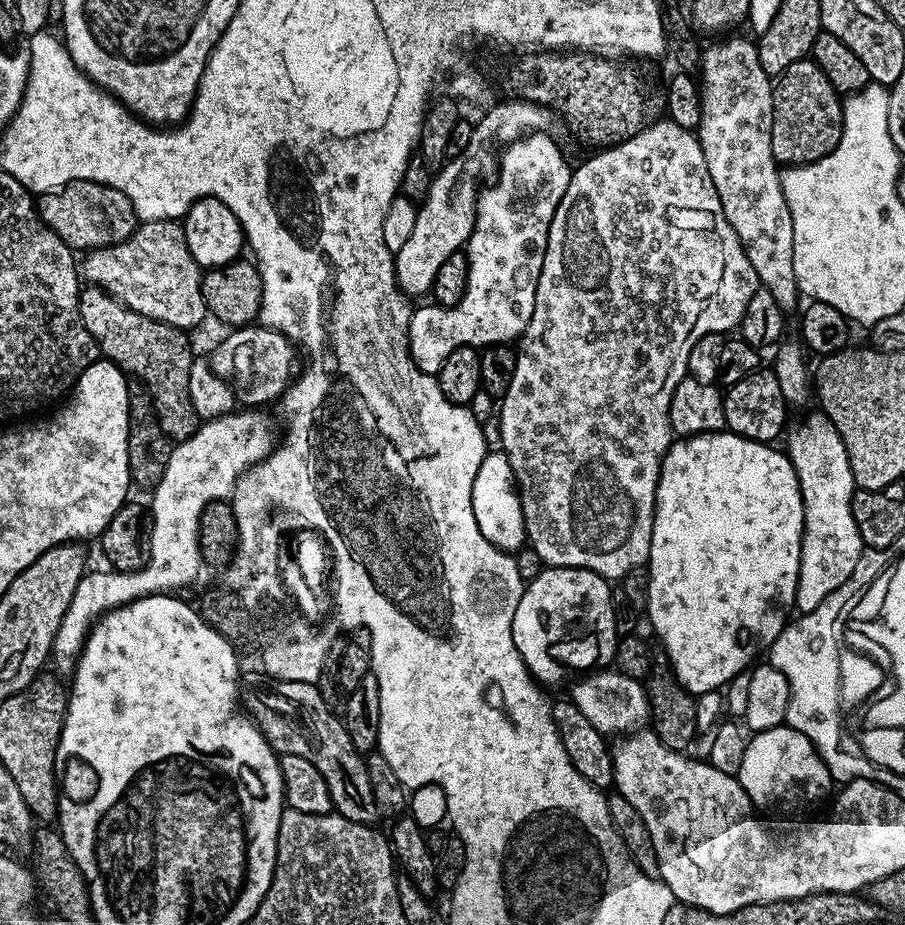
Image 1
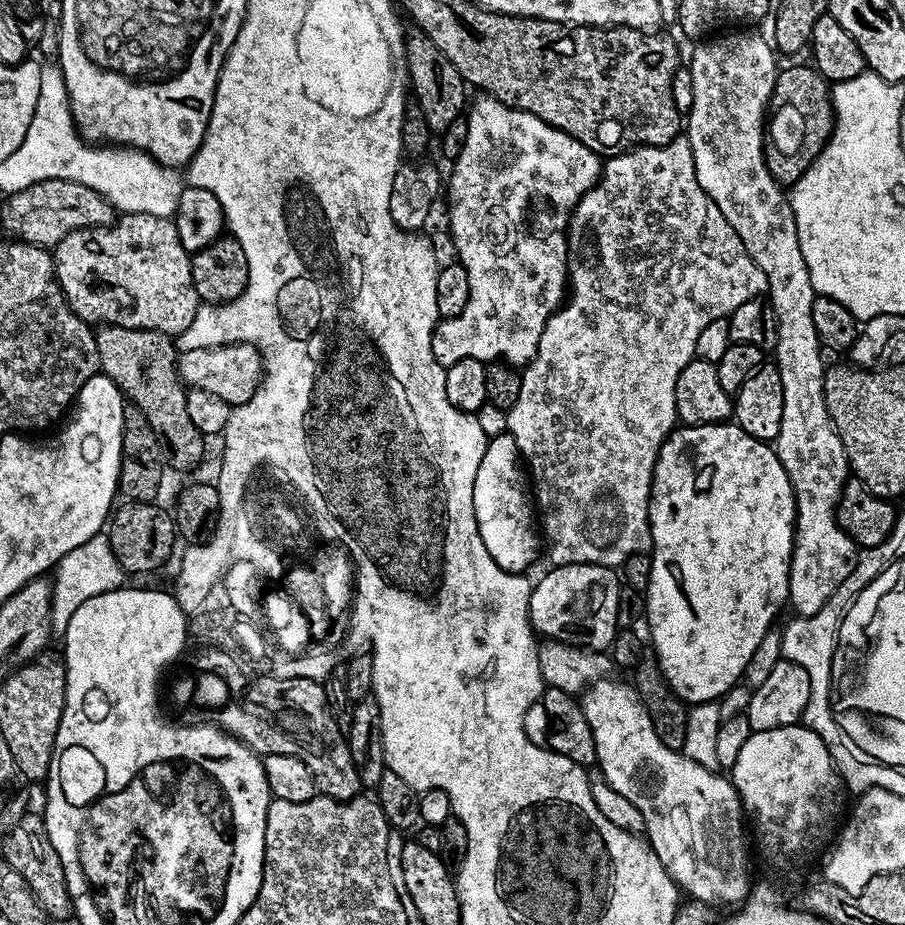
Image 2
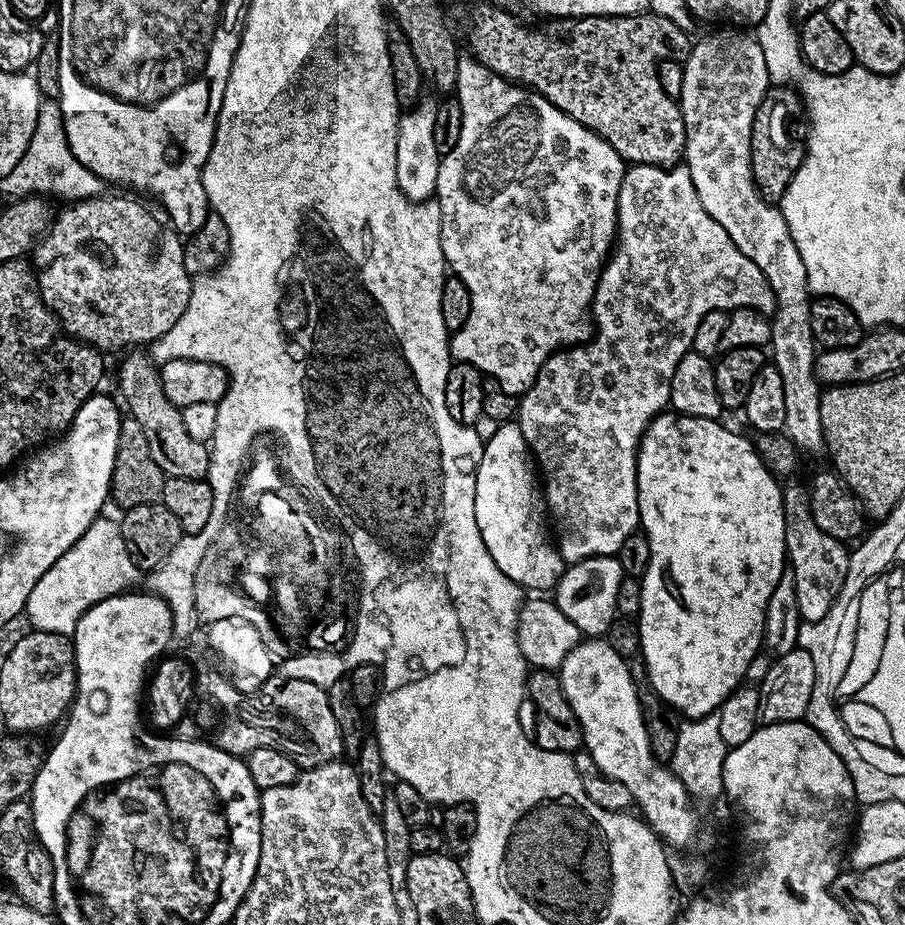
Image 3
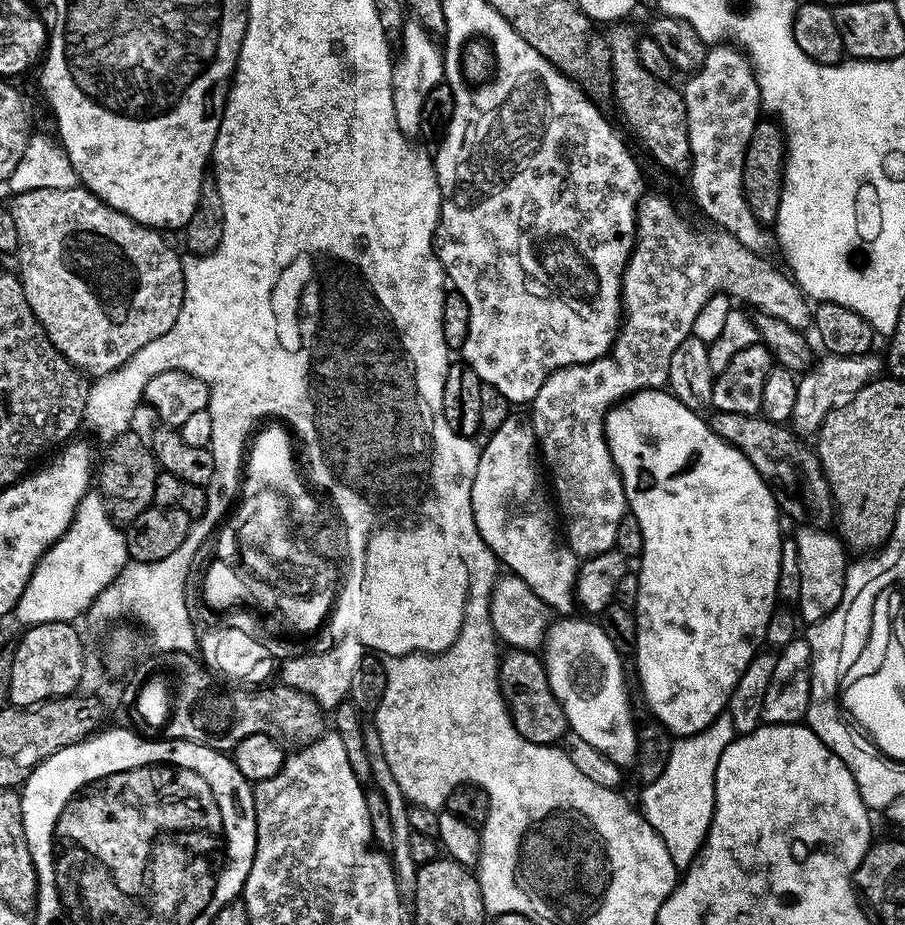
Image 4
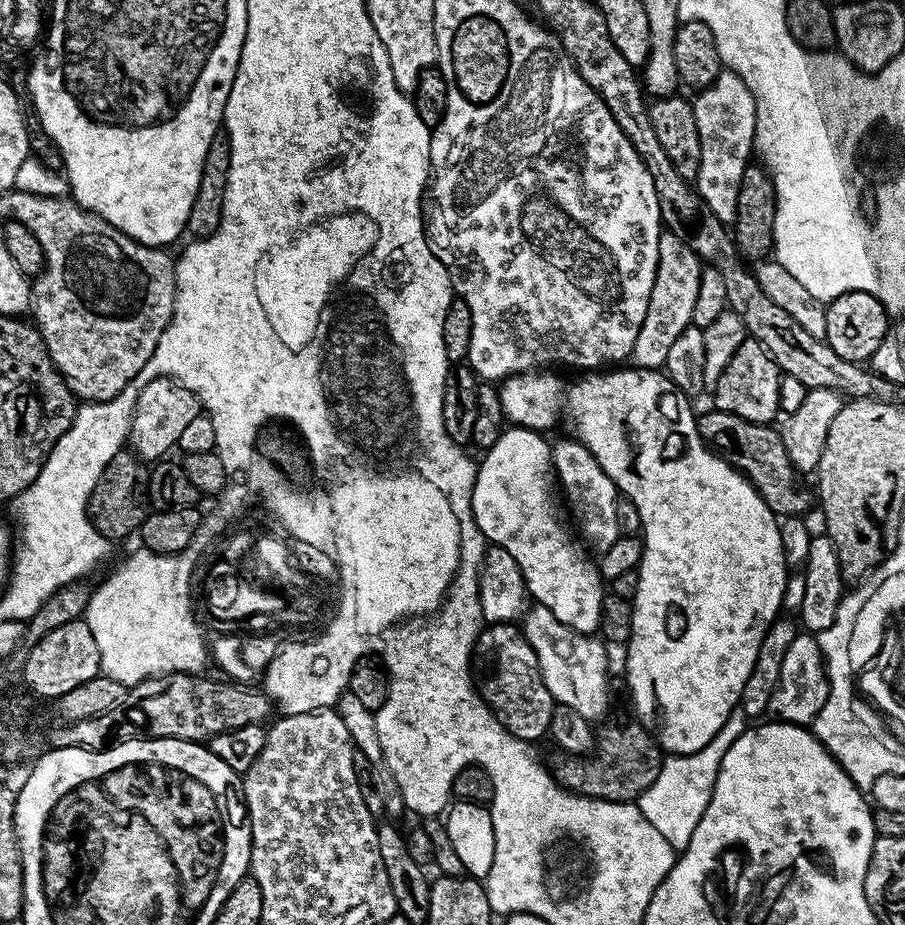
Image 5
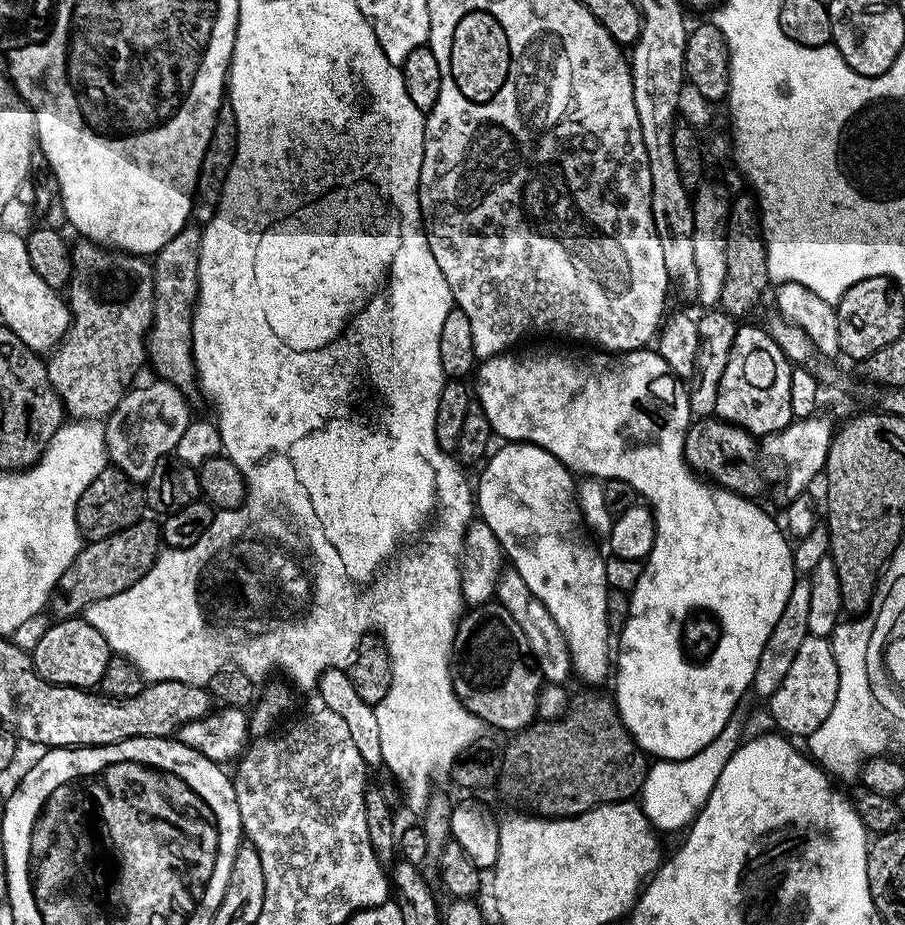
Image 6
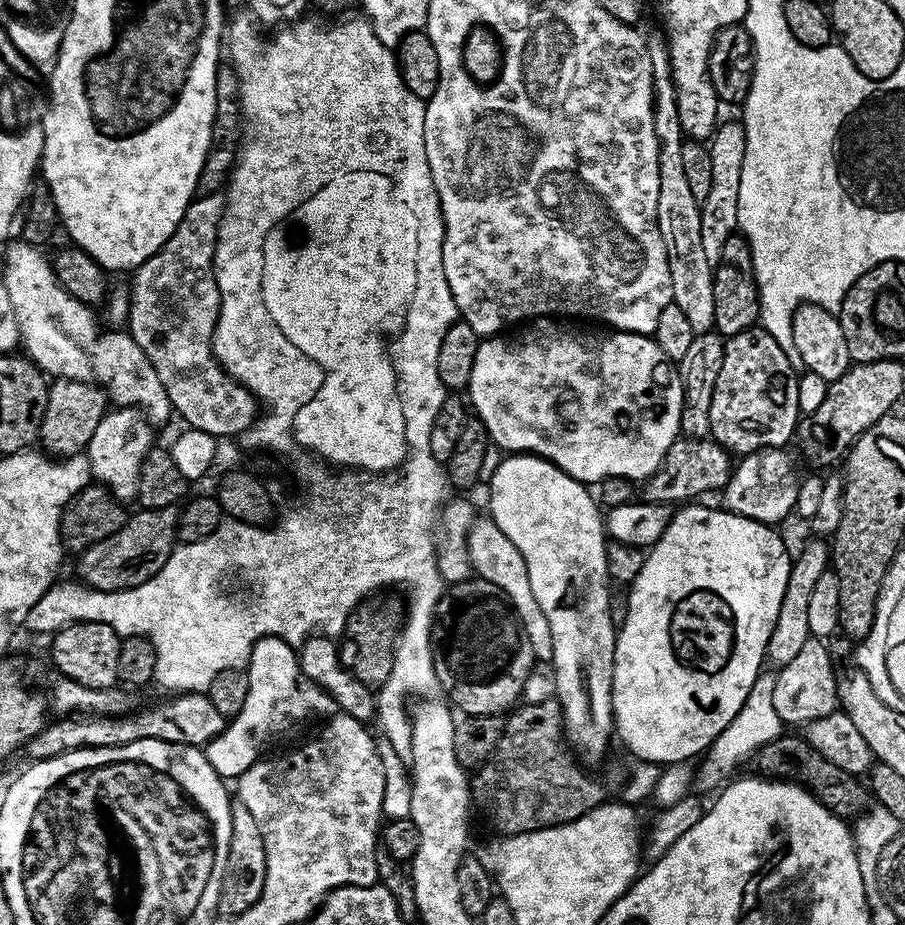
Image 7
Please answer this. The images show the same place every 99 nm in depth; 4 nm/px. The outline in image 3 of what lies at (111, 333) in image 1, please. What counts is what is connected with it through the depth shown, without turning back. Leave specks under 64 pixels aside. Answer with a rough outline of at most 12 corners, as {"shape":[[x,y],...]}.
{"shape":[[144,350],[120,364],[123,407],[165,477],[207,477],[208,444],[190,438]]}

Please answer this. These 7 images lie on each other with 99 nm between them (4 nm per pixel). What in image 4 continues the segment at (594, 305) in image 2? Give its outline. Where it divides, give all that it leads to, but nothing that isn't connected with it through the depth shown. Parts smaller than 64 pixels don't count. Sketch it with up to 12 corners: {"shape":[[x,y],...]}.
{"shape":[[645,195],[612,349],[554,370],[530,423],[577,557],[628,512],[604,437],[667,385],[716,292],[804,330],[787,271]]}

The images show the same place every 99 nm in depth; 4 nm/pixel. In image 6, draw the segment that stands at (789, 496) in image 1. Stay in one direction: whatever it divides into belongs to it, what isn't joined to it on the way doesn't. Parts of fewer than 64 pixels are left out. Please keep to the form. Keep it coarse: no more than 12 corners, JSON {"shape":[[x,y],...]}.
{"shape":[[651,347],[499,352],[493,433],[630,482],[656,537],[614,699],[645,754],[717,738],[798,579],[697,476]]}

